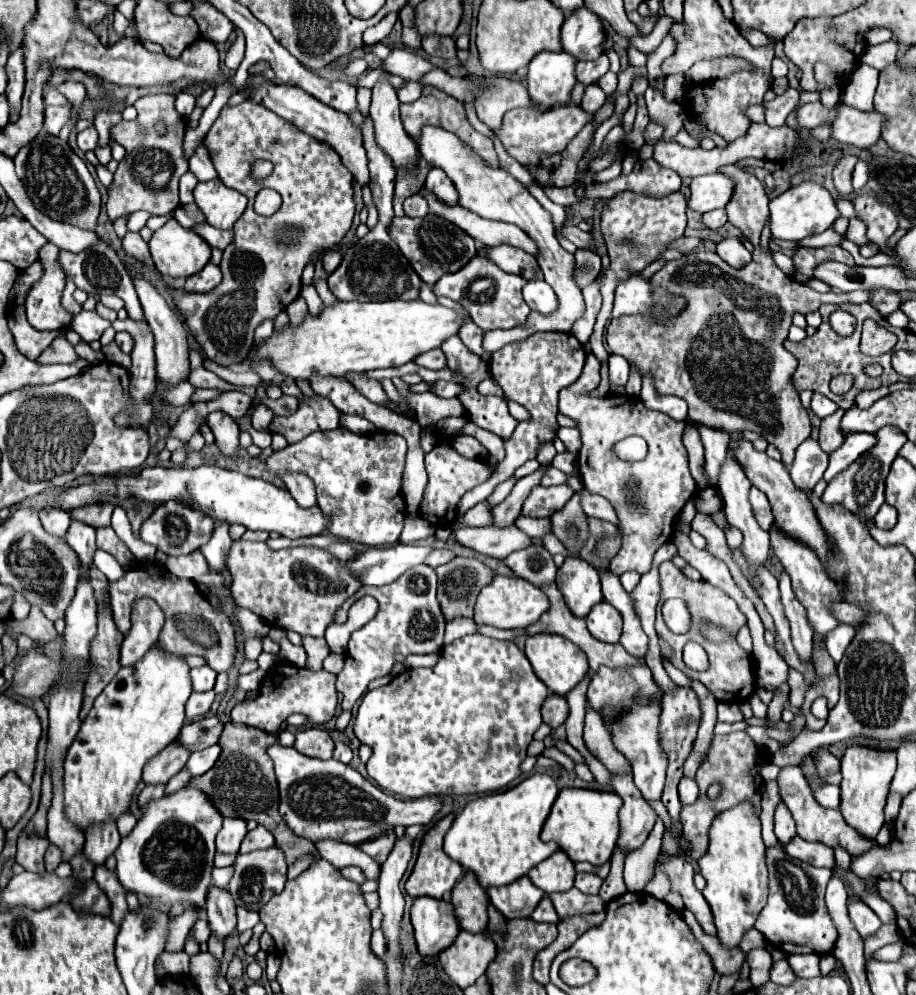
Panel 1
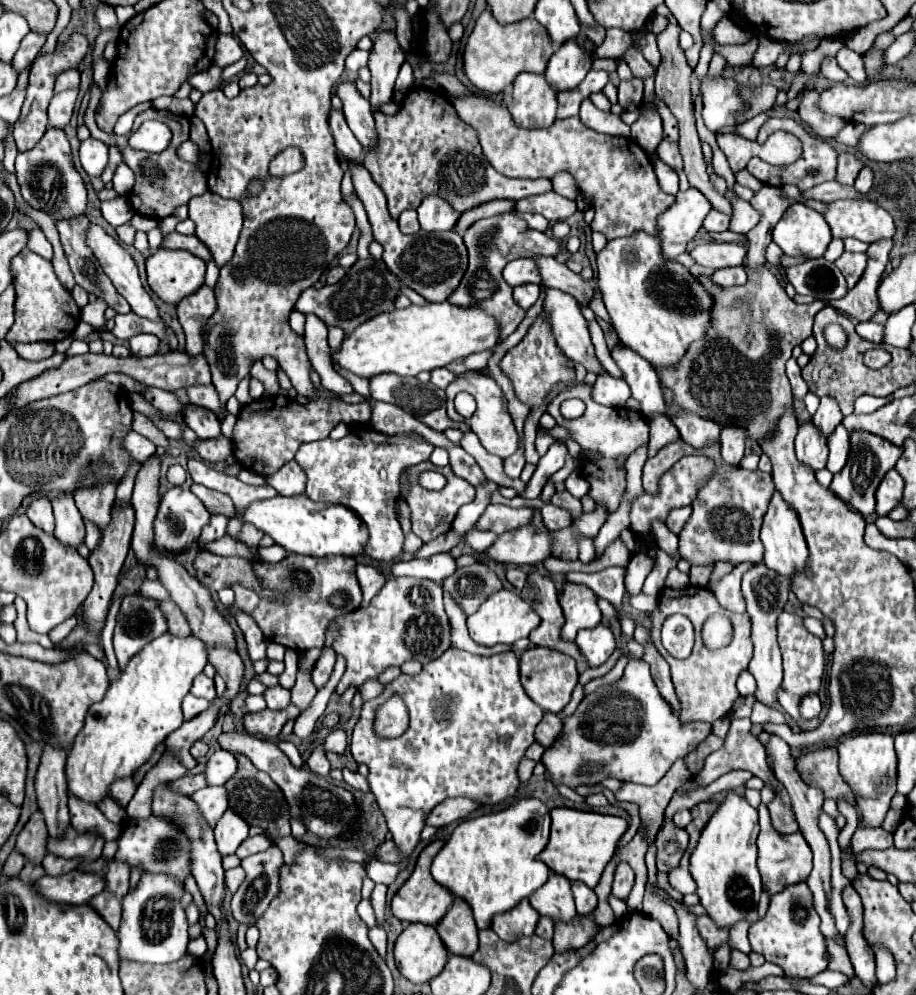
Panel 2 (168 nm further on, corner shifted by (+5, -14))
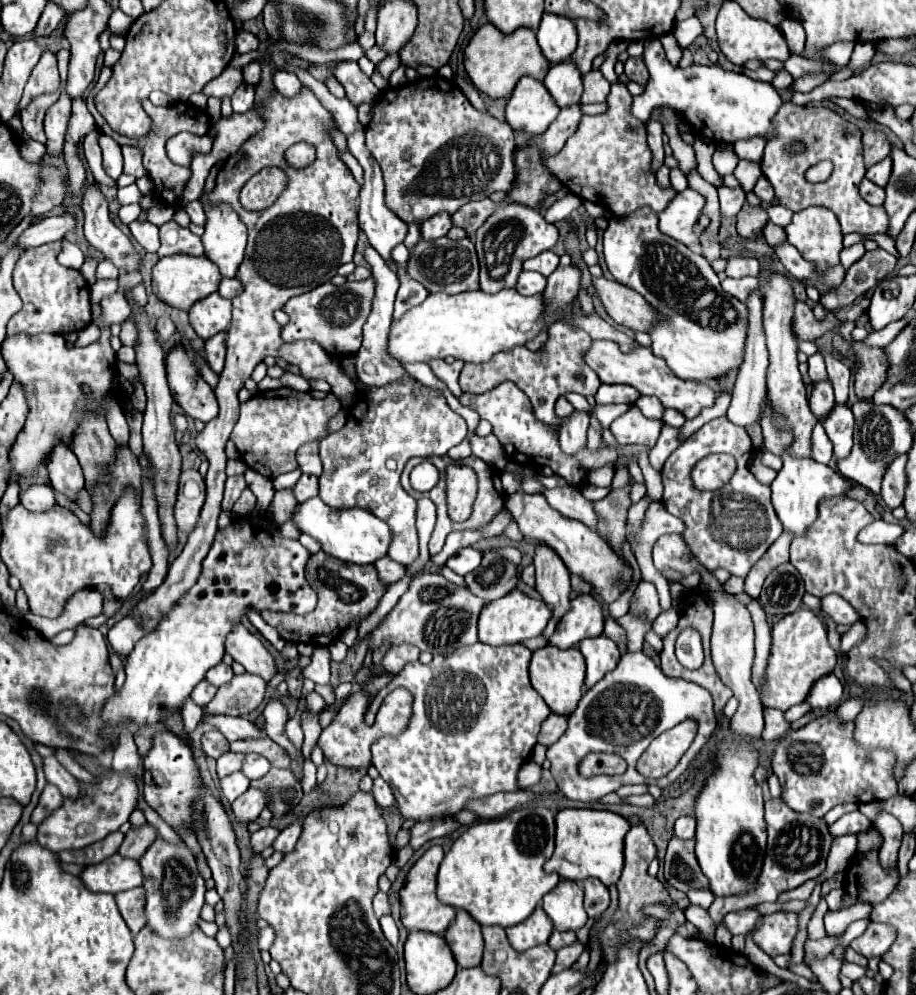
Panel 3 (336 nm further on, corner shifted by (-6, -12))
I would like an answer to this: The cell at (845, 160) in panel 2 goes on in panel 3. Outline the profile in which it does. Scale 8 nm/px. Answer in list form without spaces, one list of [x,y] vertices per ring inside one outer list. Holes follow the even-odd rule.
[[[867,128],[863,130],[863,144],[865,144],[865,166],[873,166],[891,152],[891,144],[885,132]]]

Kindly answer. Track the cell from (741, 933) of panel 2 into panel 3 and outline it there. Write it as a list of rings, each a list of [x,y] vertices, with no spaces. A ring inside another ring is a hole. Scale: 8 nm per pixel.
[[[808,880],[801,886],[780,894],[780,896],[777,899],[777,902],[785,903],[791,900],[807,901],[811,896],[815,885],[816,885],[816,882],[814,880]]]

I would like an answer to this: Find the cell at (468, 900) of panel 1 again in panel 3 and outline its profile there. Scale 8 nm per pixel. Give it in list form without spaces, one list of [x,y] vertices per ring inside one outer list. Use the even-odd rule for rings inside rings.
[[[457,910],[457,918],[447,928],[445,940],[459,966],[473,968],[473,966],[481,964],[481,956],[483,956],[481,926],[475,924],[475,920],[471,920],[471,916],[467,912]]]

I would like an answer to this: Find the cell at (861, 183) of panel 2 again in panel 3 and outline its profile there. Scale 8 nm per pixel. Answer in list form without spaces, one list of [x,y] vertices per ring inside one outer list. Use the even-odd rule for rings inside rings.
[[[891,156],[883,158],[881,162],[873,164],[873,166],[867,170],[867,178],[869,178],[871,182],[875,182],[877,186],[883,186],[883,188],[887,186],[889,176],[891,176]]]

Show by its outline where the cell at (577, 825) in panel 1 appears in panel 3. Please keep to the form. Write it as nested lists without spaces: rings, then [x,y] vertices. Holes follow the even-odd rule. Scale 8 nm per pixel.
[[[563,808],[555,814],[555,826],[555,852],[545,864],[547,872],[575,882],[597,878],[605,886],[619,880],[623,870],[623,838],[631,828],[623,816],[595,808]]]

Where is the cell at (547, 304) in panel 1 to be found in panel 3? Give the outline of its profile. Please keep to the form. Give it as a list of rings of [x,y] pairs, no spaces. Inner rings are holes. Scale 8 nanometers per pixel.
[[[523,270],[519,274],[519,280],[517,280],[517,292],[523,294],[523,296],[533,296],[533,294],[539,294],[543,292],[547,286],[547,280],[539,274],[539,272],[529,272],[529,270]]]

